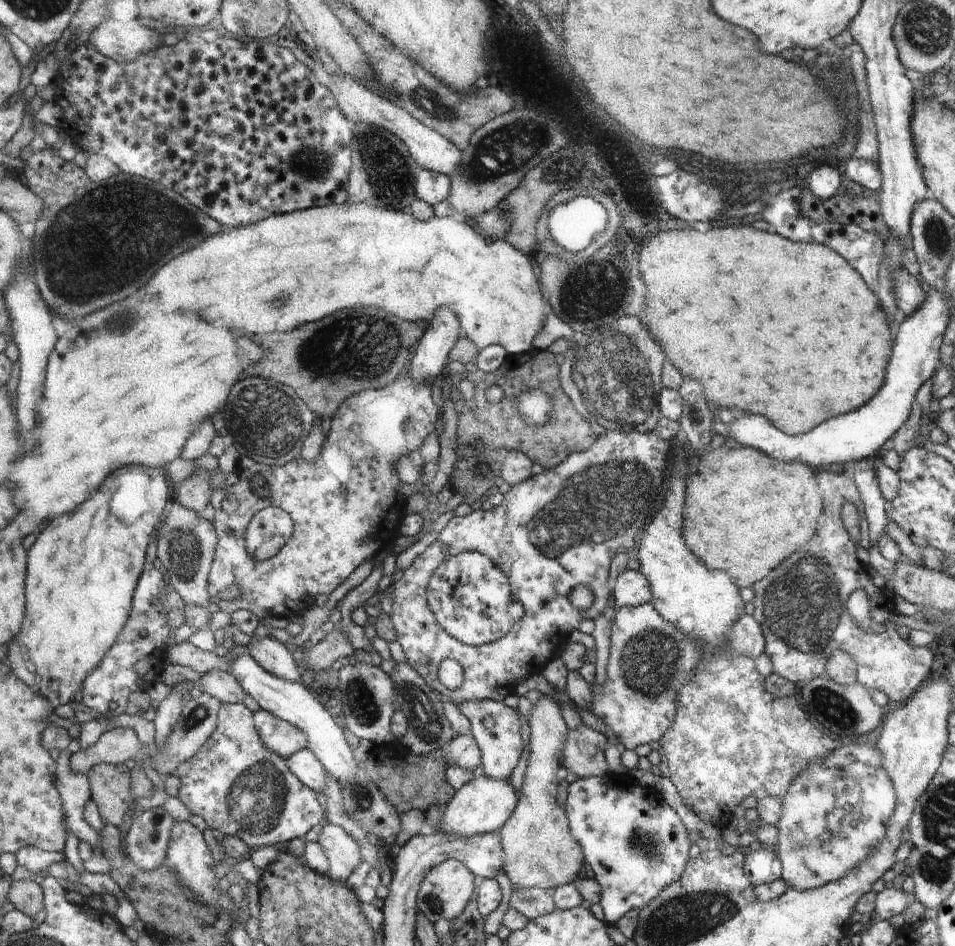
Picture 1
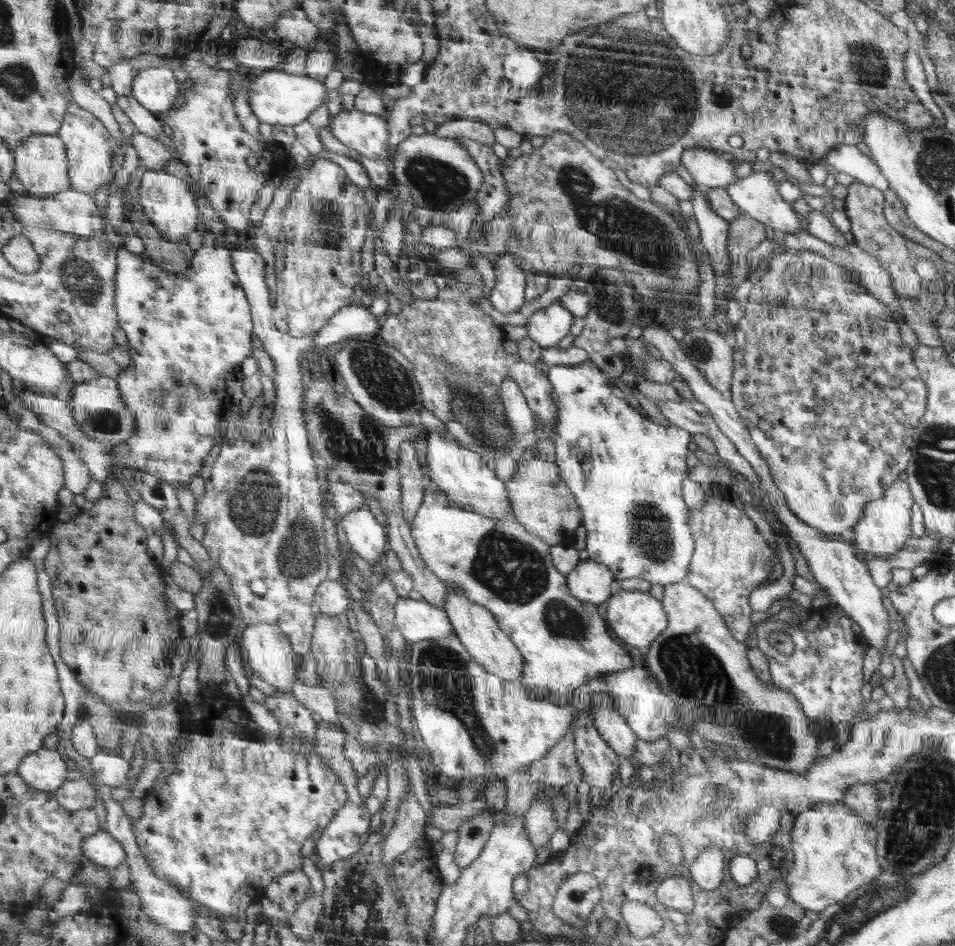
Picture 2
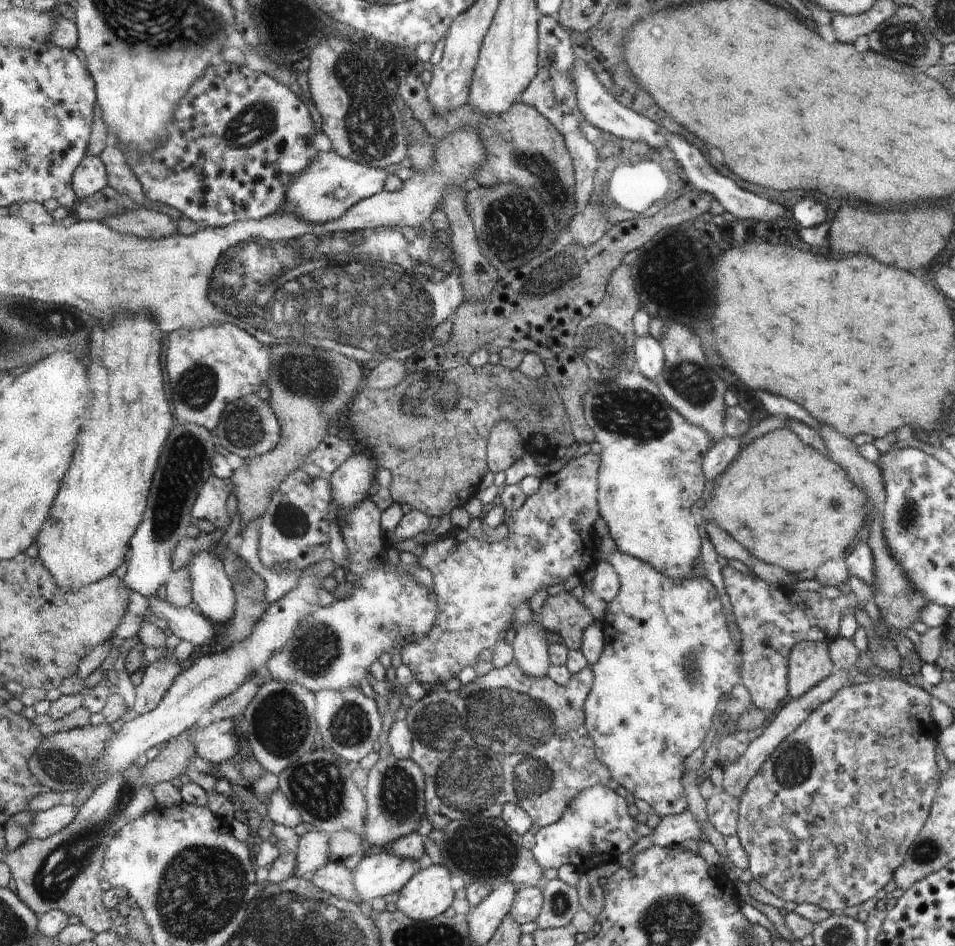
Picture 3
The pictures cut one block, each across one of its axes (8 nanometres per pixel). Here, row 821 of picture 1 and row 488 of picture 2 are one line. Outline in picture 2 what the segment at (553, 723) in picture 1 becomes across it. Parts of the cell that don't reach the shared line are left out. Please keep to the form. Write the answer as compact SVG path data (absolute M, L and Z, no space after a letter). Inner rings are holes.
M534 456L517 464L510 481L505 482L509 490L514 518L526 531L532 532L550 546L561 545L568 536L583 525L583 516L575 495L569 490L561 472L554 464Z

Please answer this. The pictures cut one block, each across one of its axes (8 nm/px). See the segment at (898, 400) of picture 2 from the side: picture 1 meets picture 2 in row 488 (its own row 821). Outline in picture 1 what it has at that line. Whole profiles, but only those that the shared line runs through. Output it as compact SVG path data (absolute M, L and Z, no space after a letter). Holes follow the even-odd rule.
M864 737L834 750L825 760L811 763L801 776L796 777L793 787L782 798L780 818L776 822L778 840L775 851L781 857L784 870L782 879L787 887L798 891L825 887L826 884L838 882L860 868L866 860L872 858L885 840L889 820L893 818L897 802L893 778L885 768L882 750L877 744L871 745Z

